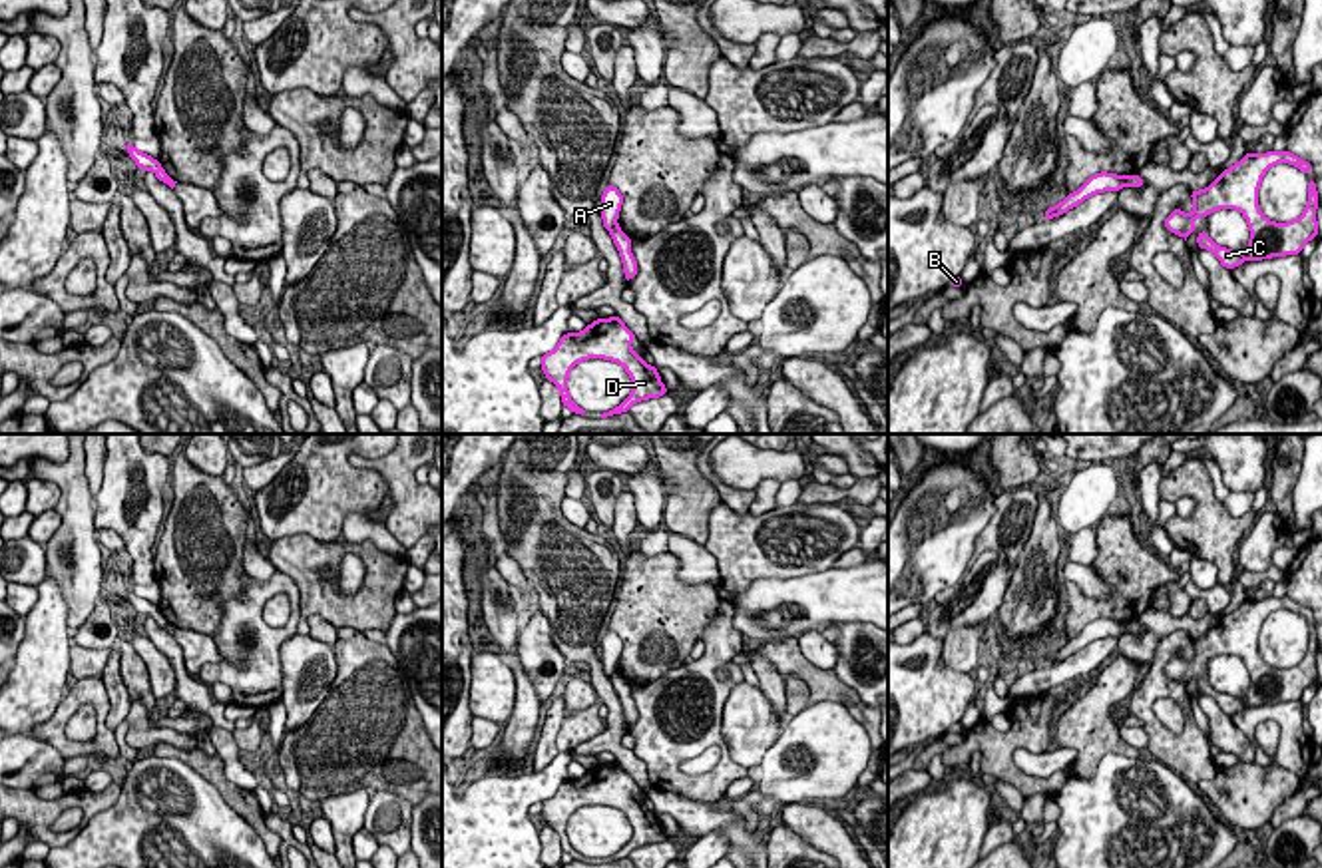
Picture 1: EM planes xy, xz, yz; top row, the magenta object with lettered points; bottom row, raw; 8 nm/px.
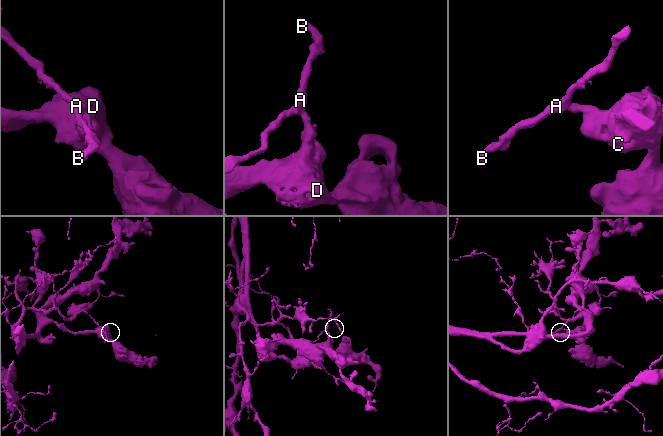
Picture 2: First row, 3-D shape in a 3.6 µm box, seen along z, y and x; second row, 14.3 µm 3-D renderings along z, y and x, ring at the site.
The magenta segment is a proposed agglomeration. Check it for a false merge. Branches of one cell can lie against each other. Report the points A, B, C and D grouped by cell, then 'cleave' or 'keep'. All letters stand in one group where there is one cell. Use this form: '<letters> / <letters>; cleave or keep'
A B / C D; cleave

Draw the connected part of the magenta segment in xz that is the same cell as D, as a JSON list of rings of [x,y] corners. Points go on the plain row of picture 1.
[[[615,760],[611,764],[597,764],[581,778],[567,778],[559,784],[551,798],[542,800],[542,816],[561,840],[561,850],[573,860],[583,862],[567,838],[569,816],[587,804],[605,804],[621,810],[633,826],[631,840],[613,856],[601,860],[601,864],[627,858],[635,848],[669,840],[663,832],[655,812],[649,812],[633,794],[631,786],[637,782]]]

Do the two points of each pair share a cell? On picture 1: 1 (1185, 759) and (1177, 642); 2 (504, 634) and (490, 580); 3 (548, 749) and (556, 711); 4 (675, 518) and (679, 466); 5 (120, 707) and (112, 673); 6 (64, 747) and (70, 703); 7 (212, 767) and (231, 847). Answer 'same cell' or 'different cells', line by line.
1: same cell
2: same cell
3: same cell
4: same cell
5: same cell
6: same cell
7: different cells

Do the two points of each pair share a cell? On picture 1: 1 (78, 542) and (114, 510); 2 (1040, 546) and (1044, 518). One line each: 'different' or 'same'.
1: different
2: same

